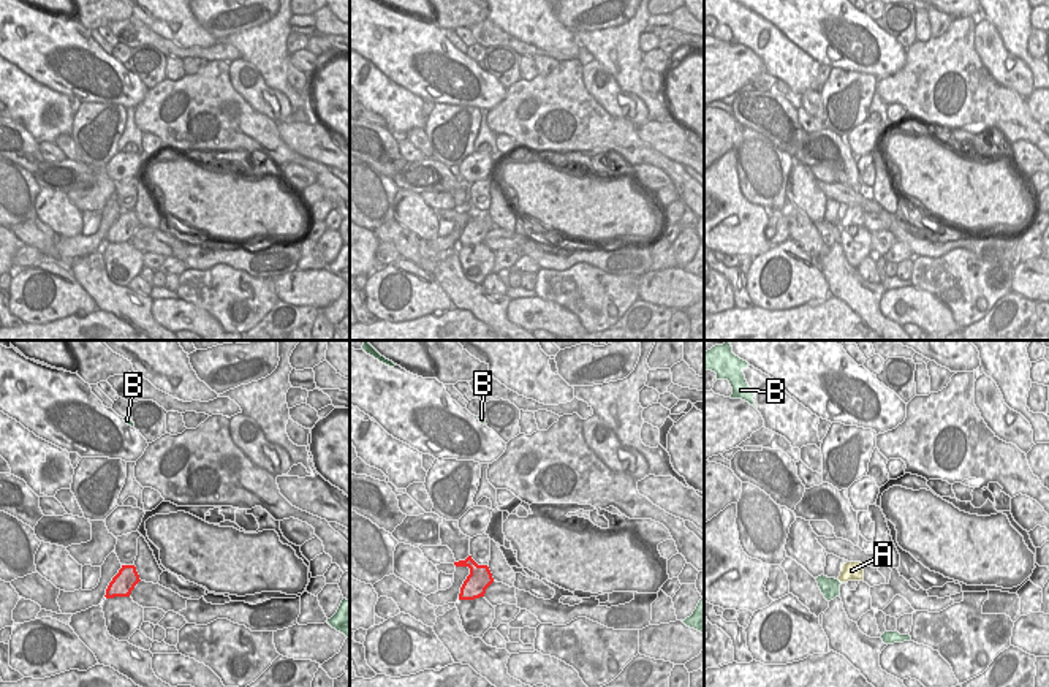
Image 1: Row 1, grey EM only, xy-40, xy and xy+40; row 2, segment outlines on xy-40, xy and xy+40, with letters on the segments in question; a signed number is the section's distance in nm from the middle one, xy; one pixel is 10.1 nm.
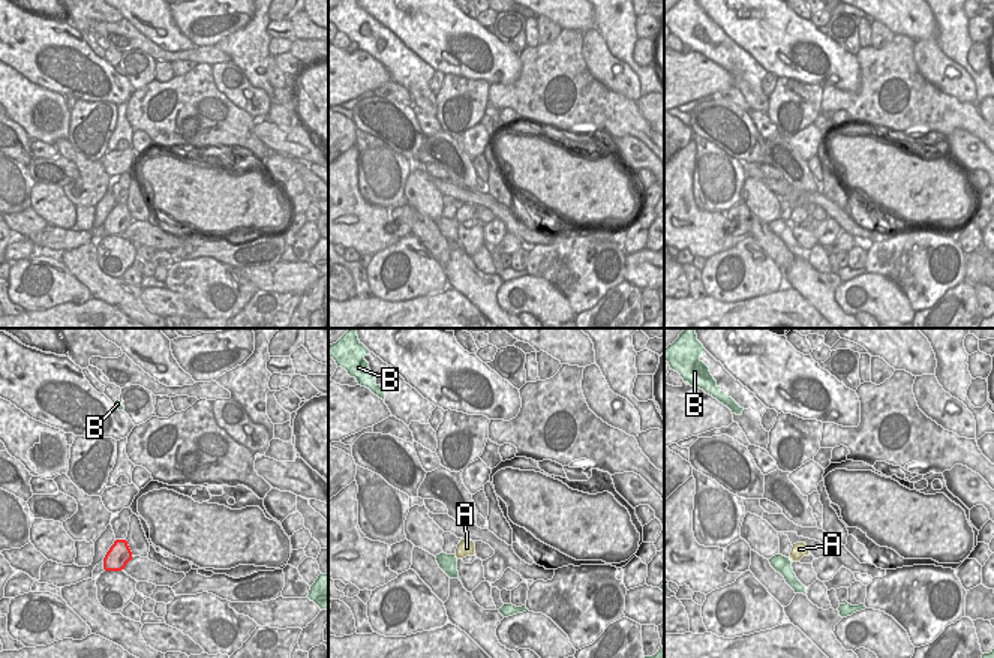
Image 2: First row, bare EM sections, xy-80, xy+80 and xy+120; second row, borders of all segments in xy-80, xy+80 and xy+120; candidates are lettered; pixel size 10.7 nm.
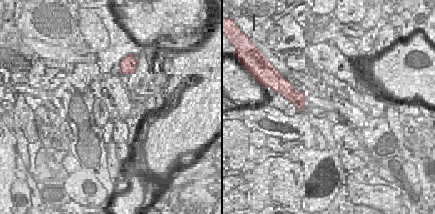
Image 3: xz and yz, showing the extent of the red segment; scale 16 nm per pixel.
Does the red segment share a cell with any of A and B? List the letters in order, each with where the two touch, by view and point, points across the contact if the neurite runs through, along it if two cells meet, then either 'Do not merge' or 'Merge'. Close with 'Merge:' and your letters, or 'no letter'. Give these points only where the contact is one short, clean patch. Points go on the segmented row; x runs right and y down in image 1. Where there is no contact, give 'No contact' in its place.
A: No contact. Merge
B: No contact. Do not merge
Merge: A.

